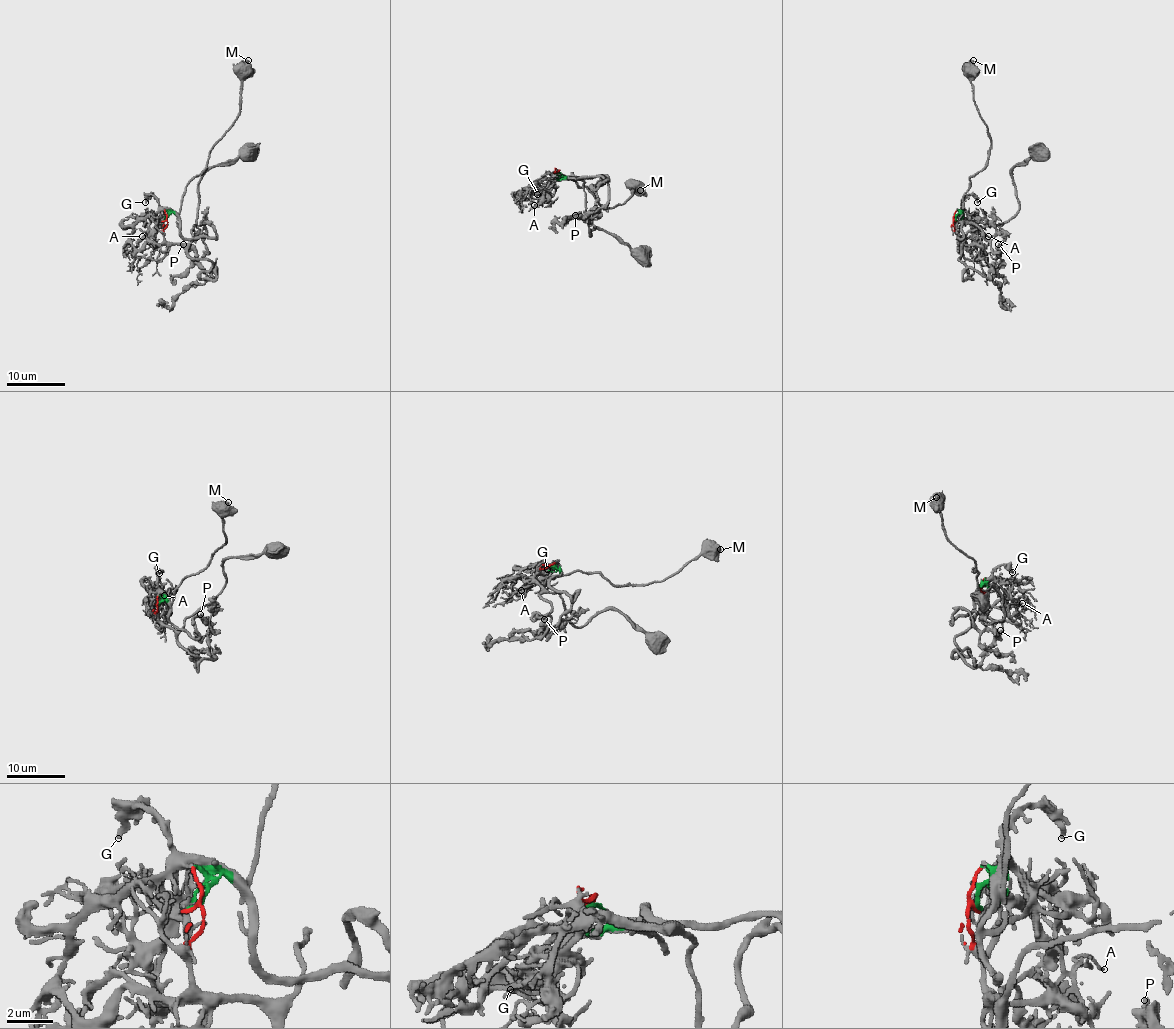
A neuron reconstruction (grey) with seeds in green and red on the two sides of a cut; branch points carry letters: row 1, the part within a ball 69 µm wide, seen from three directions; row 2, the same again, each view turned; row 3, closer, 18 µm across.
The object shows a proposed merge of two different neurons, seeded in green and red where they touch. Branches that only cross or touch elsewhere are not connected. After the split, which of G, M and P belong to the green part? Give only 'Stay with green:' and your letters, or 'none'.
Stay with green: G, M

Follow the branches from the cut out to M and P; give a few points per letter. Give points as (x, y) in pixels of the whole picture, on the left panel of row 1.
M: (165, 220), (180, 210), (186, 185), (206, 166), (209, 150), (240, 111), (242, 66), (248, 60)
P: (165, 220), (164, 238), (191, 257), (209, 260), (216, 267), (216, 274), (209, 277), (194, 251), (183, 244)

